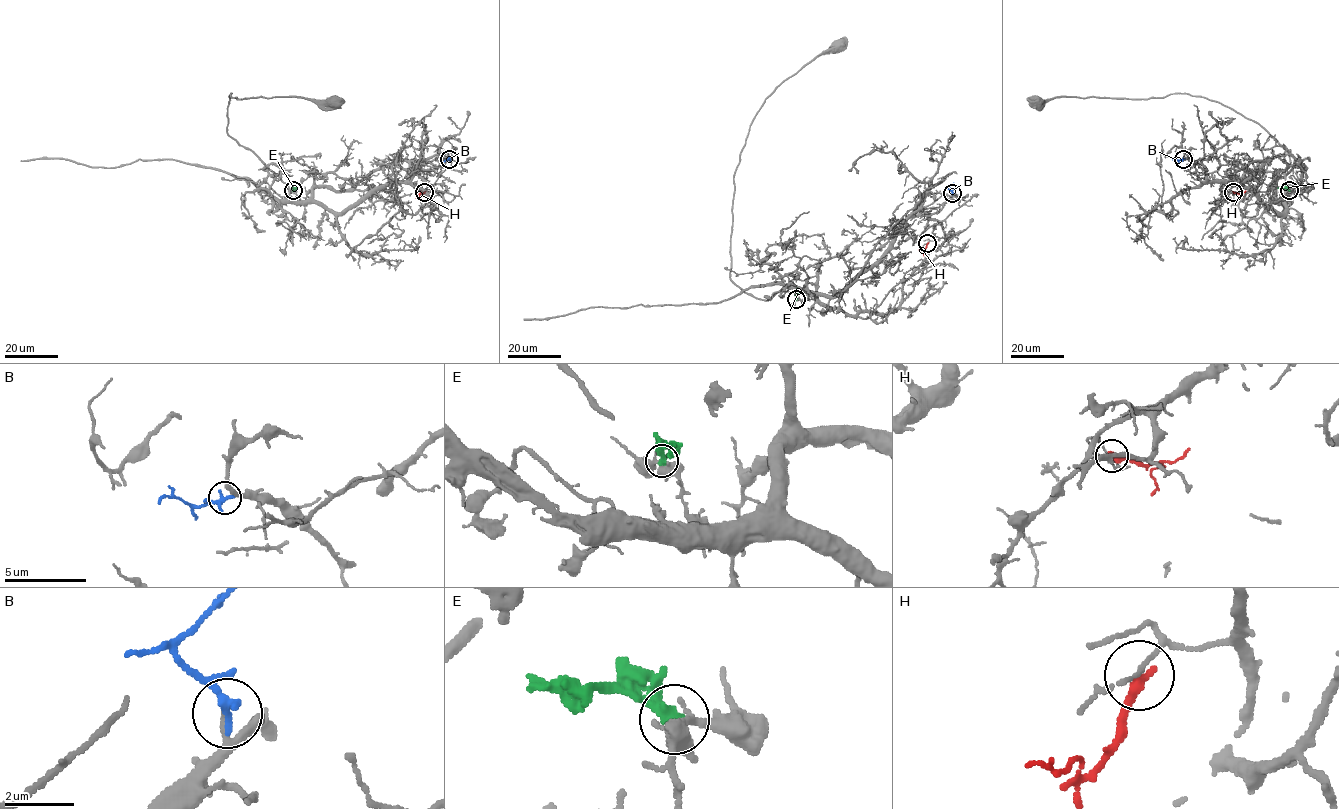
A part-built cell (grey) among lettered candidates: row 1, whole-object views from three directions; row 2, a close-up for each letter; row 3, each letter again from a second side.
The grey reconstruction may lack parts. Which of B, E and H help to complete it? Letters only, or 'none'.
B

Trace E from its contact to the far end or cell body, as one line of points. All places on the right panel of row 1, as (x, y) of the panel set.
E: (1289, 190), (1277, 187)

